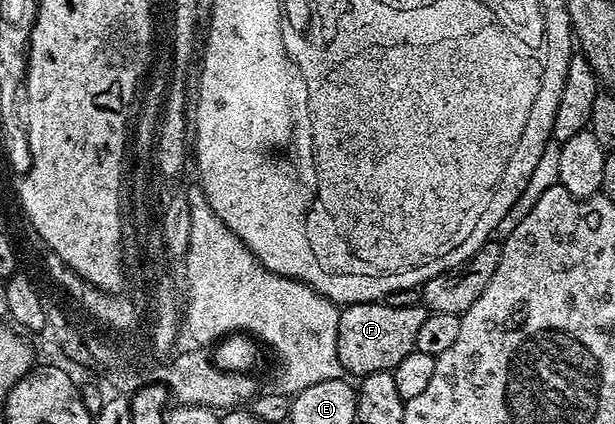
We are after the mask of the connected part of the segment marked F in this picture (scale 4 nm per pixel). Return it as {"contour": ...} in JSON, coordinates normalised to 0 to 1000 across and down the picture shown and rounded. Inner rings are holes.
{"contour":[[[626,710],[576,715],[558,722],[550,738],[546,823],[558,877],[587,889],[613,875],[639,875],[676,814],[676,785],[694,748],[691,724],[634,726]]]}

